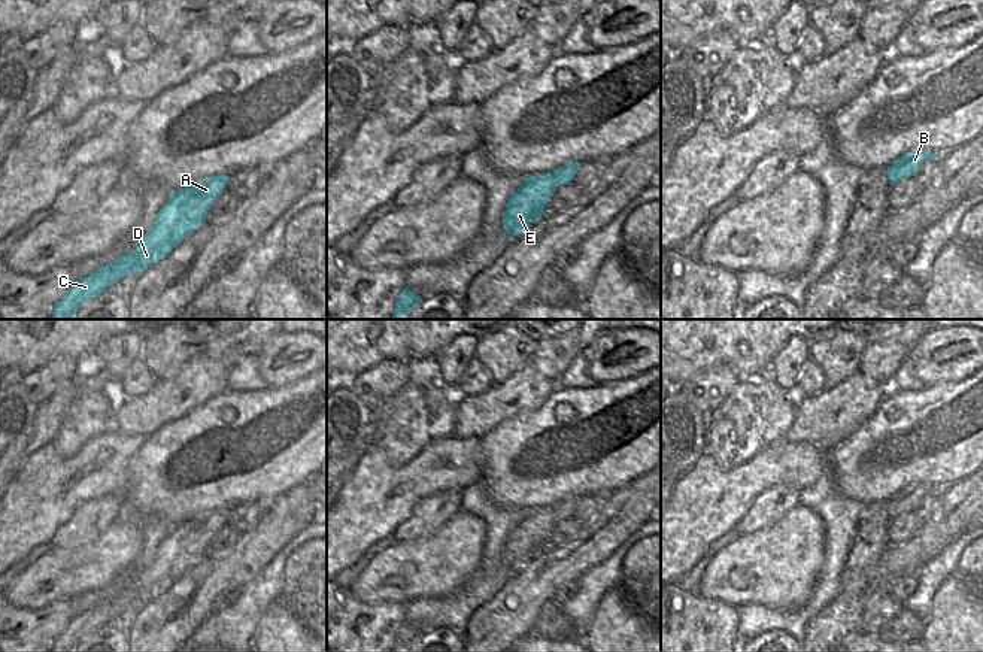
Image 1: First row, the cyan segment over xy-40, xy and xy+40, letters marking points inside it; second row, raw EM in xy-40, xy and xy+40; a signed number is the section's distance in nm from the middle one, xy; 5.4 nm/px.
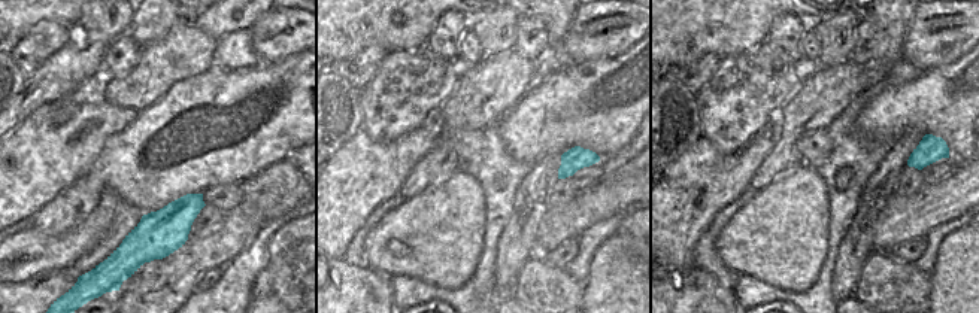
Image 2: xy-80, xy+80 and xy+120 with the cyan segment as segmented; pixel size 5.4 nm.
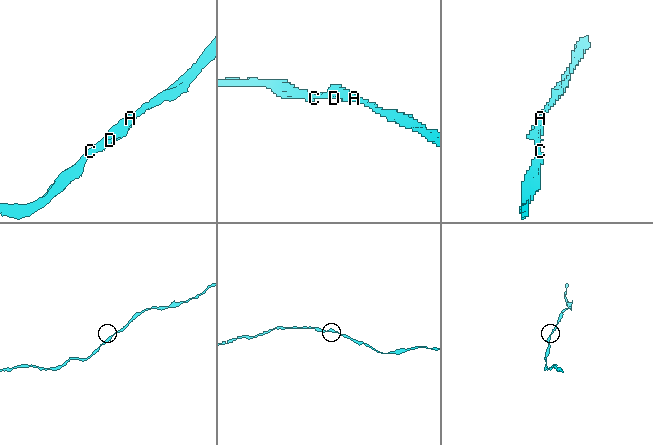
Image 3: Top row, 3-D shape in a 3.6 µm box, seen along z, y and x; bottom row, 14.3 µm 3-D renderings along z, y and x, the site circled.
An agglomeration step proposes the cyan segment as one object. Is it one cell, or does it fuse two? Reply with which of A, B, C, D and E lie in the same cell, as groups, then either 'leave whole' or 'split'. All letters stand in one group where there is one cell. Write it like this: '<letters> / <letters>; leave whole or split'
A B C D E; leave whole

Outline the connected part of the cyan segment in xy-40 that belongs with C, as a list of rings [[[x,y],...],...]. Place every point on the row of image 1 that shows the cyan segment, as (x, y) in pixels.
[[[212,176],[173,192],[157,213],[149,233],[136,240],[136,252],[128,251],[92,275],[76,280],[58,301],[49,319],[73,319],[76,312],[95,295],[107,291],[125,275],[140,275],[167,257],[172,249],[198,230],[213,201],[225,191],[230,176]]]

